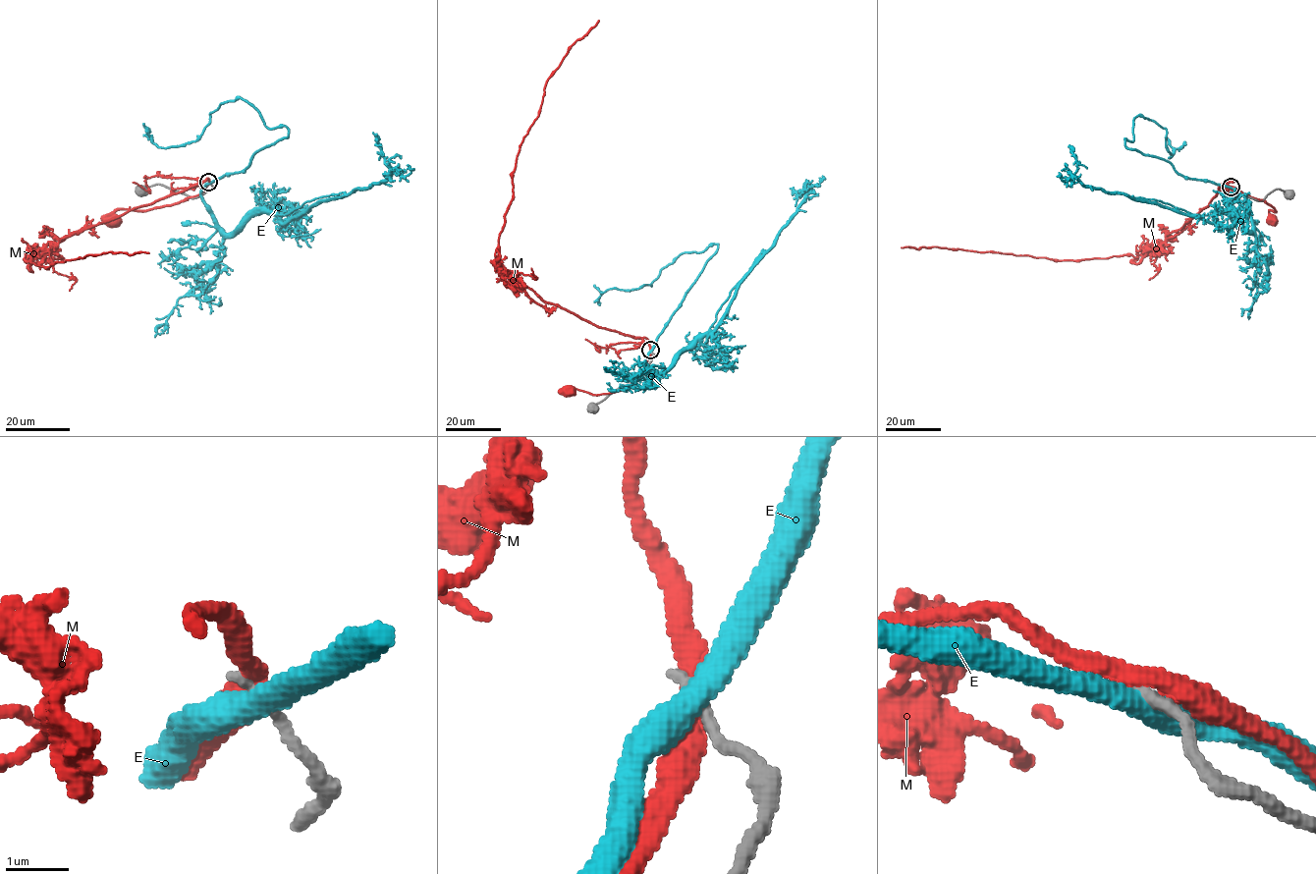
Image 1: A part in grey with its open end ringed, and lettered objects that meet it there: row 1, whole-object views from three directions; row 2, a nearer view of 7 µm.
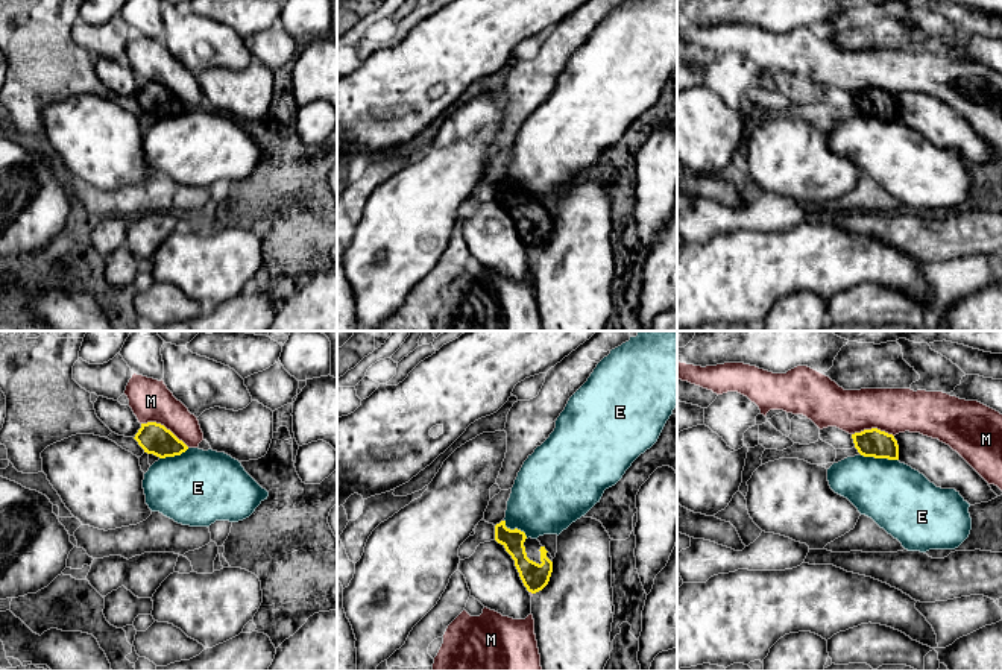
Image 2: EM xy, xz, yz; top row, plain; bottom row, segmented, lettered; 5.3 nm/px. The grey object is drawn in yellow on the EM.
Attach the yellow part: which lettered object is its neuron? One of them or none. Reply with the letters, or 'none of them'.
none of them

